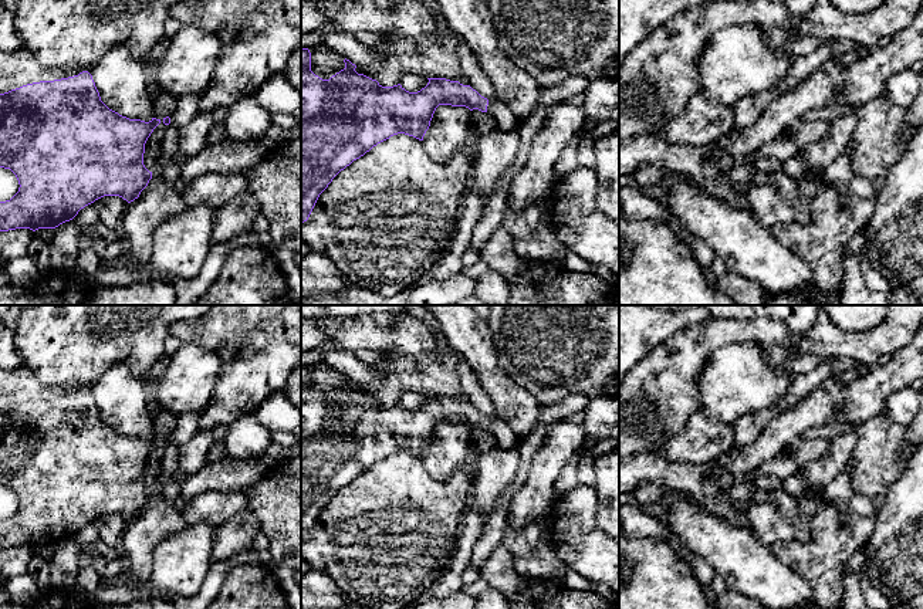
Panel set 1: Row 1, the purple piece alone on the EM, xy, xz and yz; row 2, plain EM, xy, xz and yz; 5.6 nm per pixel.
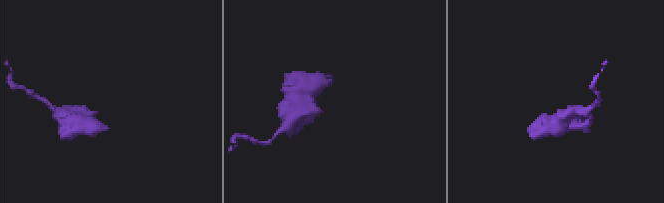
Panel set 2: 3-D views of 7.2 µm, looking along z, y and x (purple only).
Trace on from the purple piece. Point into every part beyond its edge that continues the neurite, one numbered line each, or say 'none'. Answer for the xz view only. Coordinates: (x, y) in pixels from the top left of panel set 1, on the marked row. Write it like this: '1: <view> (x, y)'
1: xz (504, 118)

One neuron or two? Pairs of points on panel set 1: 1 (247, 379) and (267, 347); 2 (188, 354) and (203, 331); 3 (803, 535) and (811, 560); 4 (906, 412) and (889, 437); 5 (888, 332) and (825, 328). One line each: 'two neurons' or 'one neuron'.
1: one neuron
2: two neurons
3: two neurons
4: two neurons
5: one neuron

